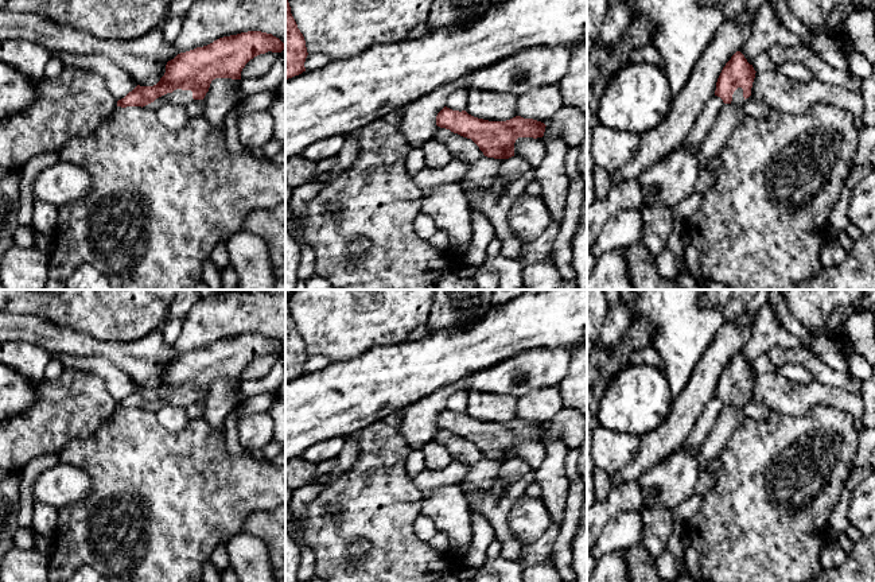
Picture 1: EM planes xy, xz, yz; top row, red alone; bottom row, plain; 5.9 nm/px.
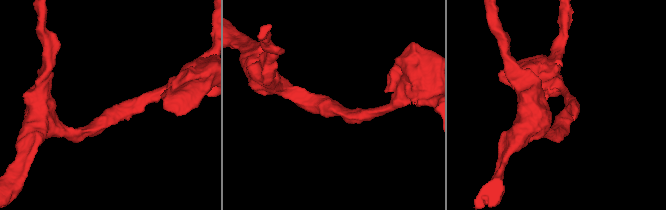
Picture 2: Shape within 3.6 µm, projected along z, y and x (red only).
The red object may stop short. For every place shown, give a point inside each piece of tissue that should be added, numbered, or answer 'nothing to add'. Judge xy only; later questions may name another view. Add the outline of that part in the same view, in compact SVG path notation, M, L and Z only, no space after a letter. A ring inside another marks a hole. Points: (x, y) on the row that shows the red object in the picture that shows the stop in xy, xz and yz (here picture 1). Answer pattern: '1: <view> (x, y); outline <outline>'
1: xy (178, 97); outline M176 89L172 93L167 93L164 96L159 97L159 98L156 98L153 102L151 102L151 104L143 106L143 108L156 112L159 108L162 108L166 104L187 106L192 101L194 101L194 98L192 98L191 90Z

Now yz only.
1: yz (738, 99); outline M738 88L734 94L732 94L732 101L731 104L732 105L736 105L736 106L742 106L743 104L746 104L748 100L751 100L751 96L748 98L744 98L743 97L743 89L742 88Z

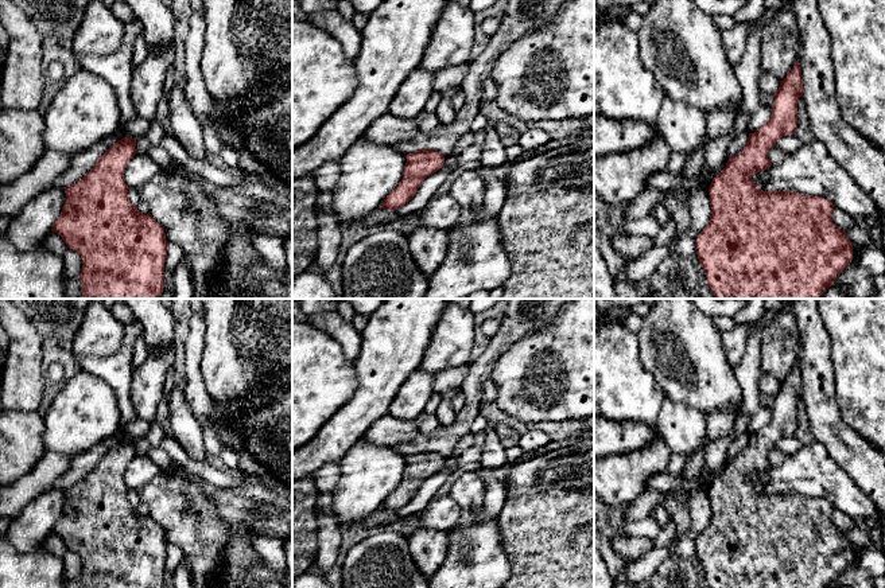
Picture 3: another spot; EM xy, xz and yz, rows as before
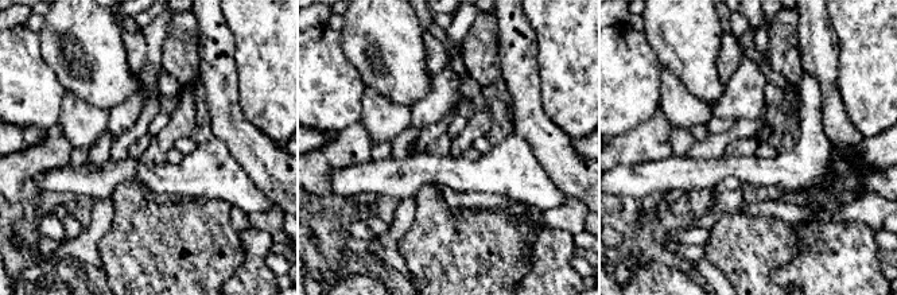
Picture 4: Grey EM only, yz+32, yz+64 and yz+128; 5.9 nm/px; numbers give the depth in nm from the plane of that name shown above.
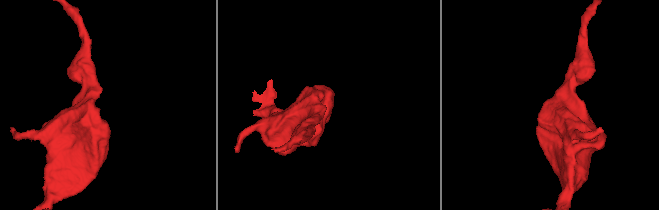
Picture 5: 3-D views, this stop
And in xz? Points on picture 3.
nothing to add

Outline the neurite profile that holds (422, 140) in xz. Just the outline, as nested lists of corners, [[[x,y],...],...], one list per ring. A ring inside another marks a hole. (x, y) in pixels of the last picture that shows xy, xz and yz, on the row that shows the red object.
[[[508,0],[498,31],[489,38],[486,47],[469,63],[459,89],[466,97],[465,106],[457,112],[450,125],[439,125],[432,133],[419,132],[412,139],[393,147],[404,153],[434,149],[445,156],[454,153],[457,141],[470,132],[473,118],[480,113],[482,82],[492,75],[498,57],[516,40],[532,31],[546,28],[568,0]]]

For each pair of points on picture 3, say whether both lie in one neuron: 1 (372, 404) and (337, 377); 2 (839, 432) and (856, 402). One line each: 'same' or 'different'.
1: different
2: different

